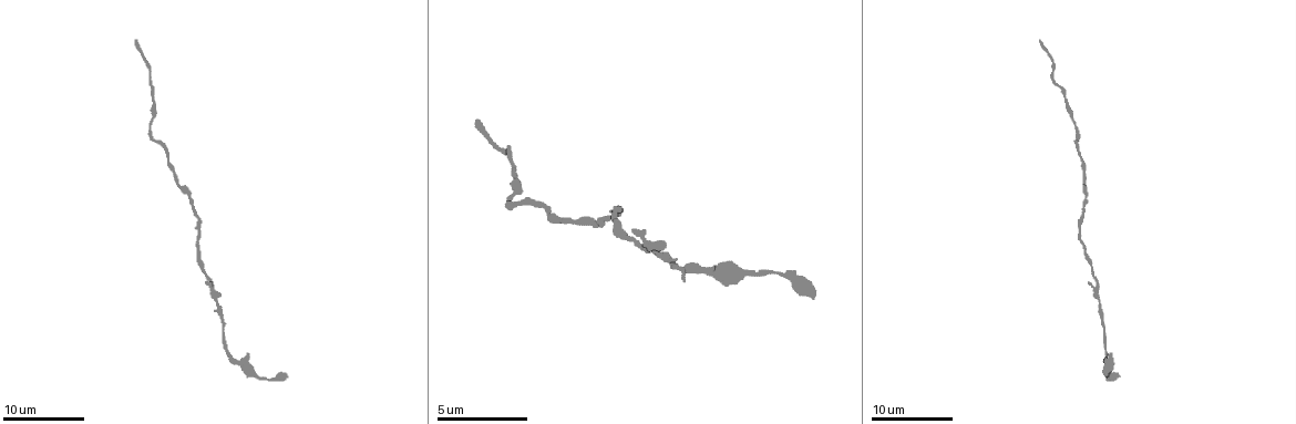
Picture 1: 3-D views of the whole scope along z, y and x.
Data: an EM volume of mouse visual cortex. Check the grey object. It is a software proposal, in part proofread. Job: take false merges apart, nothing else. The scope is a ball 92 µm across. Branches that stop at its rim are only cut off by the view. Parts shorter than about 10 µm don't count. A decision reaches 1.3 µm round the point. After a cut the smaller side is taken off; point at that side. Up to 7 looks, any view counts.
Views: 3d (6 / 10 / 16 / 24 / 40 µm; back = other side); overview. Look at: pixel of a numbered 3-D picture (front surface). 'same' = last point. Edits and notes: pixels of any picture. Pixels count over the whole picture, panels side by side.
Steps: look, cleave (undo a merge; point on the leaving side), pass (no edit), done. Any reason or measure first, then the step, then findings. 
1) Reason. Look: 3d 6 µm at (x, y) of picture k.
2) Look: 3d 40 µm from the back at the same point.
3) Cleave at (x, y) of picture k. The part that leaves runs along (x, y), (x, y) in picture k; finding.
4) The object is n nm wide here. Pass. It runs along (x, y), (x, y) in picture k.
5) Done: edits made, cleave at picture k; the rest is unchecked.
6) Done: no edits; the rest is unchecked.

Thick turns thin. Look: 3d 10 µm at (148, 134) of picture 1.

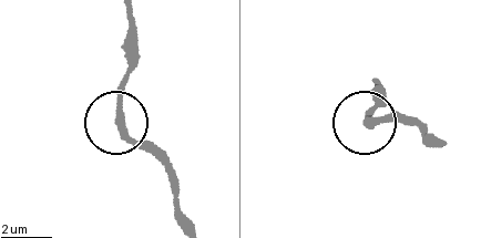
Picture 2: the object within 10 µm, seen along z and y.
The object is 290 nm wide here. Pass. It runs along (443, 142), (410, 123), (367, 123), (374, 97) in picture 2; continuous, no second neuron.

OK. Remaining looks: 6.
Calibre changes. Look: 3d 16 µm at (178, 186) of picture 1.

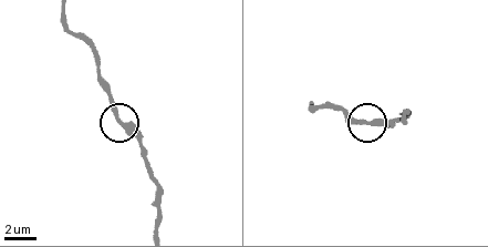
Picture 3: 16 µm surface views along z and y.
Pass. It runs along (158, 189), (145, 147), (122, 127), (115, 103), (100, 85) in picture 3; continuous, no second neuron.

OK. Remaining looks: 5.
Look: 3d 16 µm at (201, 223) of picture 1.

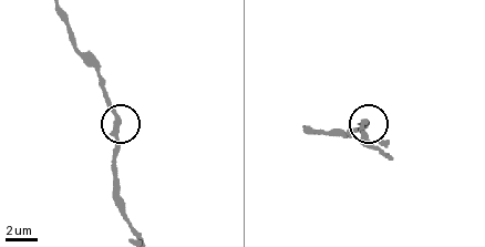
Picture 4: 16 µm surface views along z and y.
Pass. Continuous, no second neuron.

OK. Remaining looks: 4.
Four-way junction. Look: 3d 16 µm at (1105, 370) of picture 1.

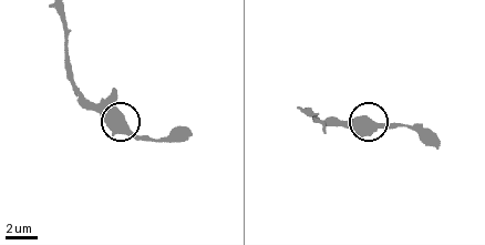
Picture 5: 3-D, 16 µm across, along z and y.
The object is 590 nm wide here. Pass. It runs along (60, 17), (70, 81), (133, 132), (152, 139) in picture 5; all the same neuron.

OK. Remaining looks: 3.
Done: no edits; the rest is unchecked.

